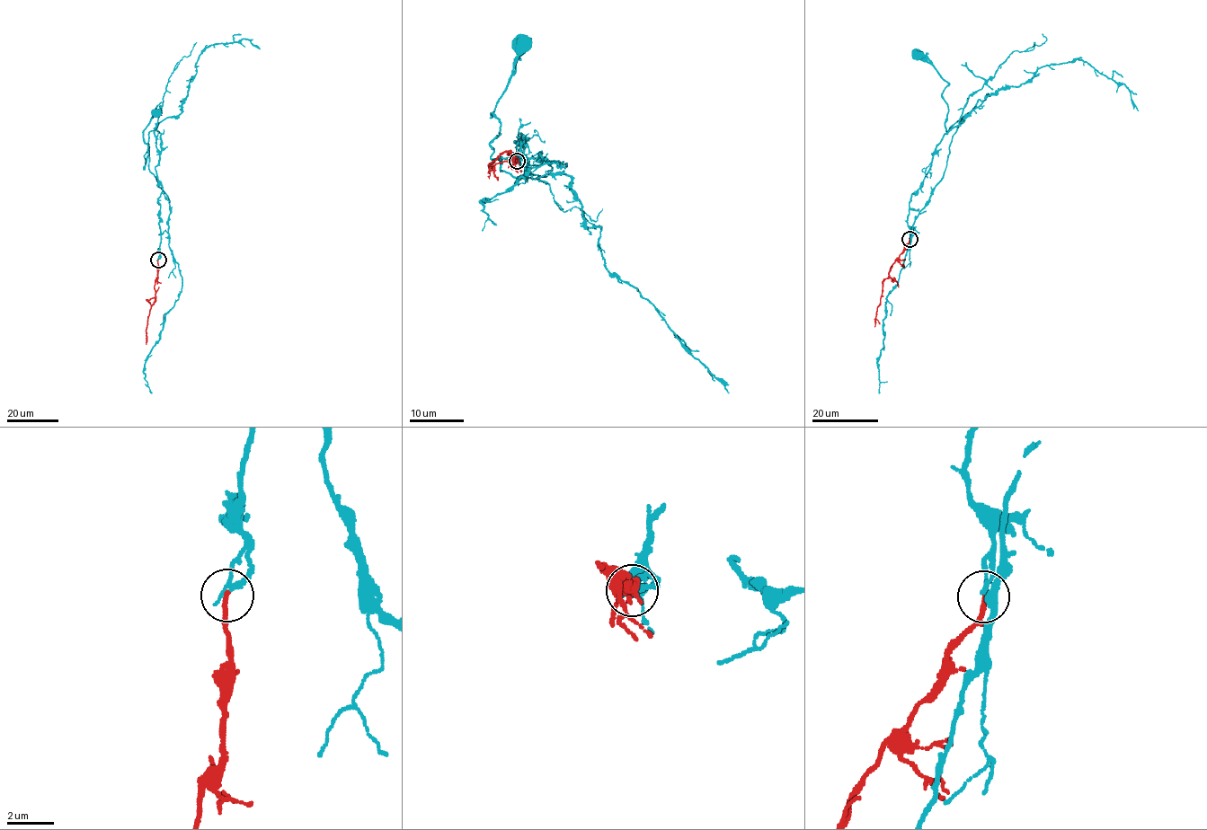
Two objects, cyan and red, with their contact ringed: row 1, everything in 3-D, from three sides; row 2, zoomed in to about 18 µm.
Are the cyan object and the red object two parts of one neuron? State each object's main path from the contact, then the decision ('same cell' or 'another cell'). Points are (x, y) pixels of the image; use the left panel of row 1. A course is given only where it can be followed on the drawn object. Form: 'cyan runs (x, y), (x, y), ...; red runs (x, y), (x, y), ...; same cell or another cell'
cyan runs (158, 259), (162, 187), (155, 169), (162, 139), (155, 129), (148, 134), (143, 169), (144, 130), (156, 113); red runs (158, 260), (158, 278), (147, 318), (146, 344); same cell

